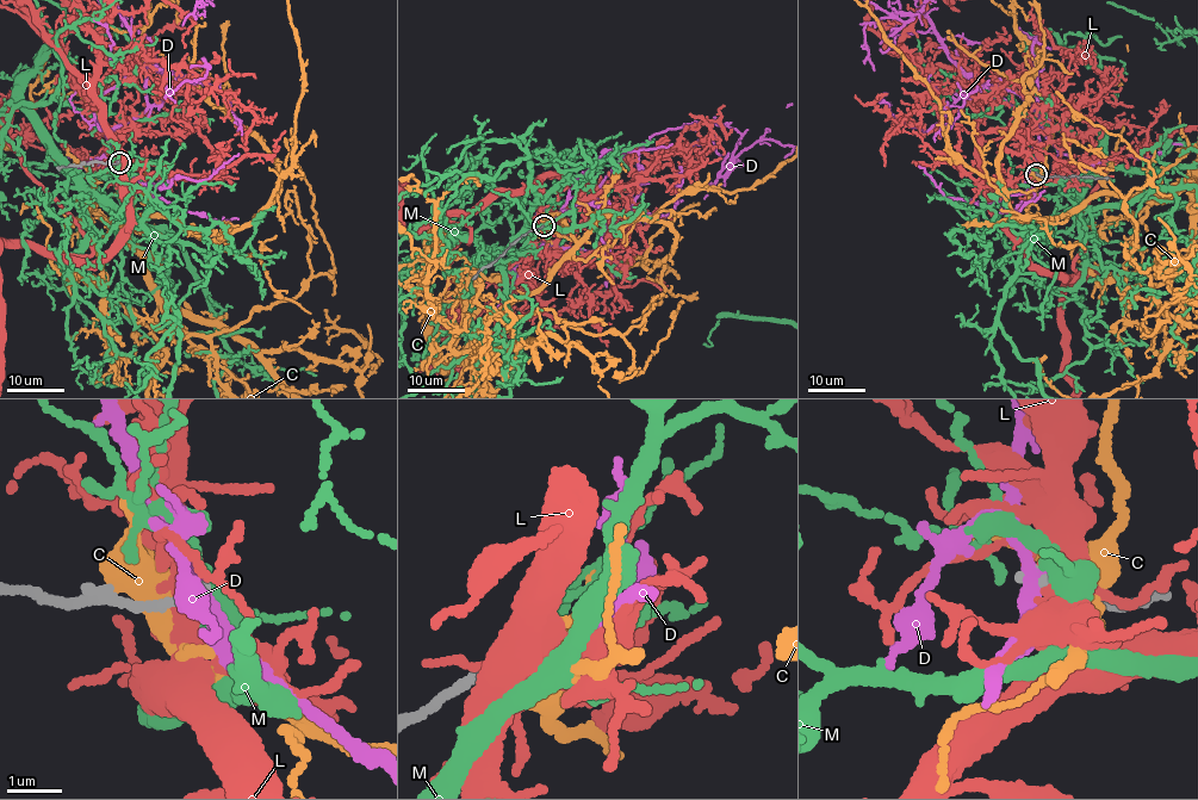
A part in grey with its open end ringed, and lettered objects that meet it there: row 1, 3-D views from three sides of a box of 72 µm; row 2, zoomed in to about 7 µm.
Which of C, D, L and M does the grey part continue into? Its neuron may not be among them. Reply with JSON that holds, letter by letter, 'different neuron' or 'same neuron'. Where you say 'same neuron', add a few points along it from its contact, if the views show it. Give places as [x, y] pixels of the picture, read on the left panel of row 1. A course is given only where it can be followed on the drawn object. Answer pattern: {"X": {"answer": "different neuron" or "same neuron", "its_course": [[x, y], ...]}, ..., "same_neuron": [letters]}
{"C": {"answer": "different neuron"}, "D": {"answer": "different neuron"}, "L": {"answer": "different neuron"}, "M": {"answer": "different neuron"}, "same_neuron": []}

